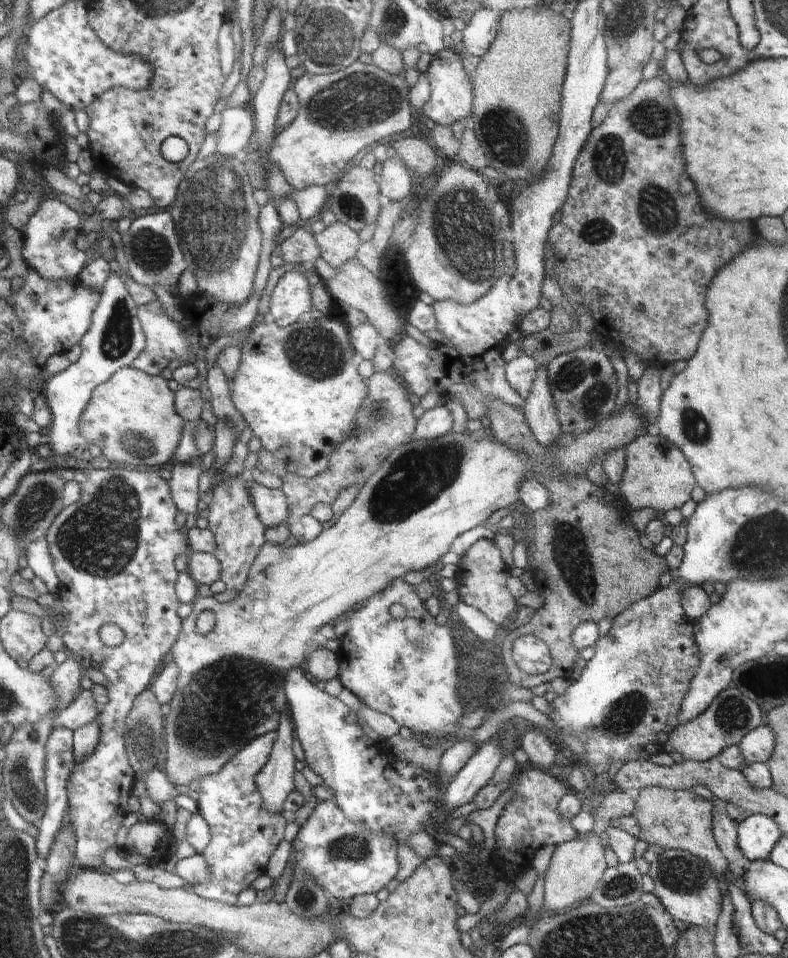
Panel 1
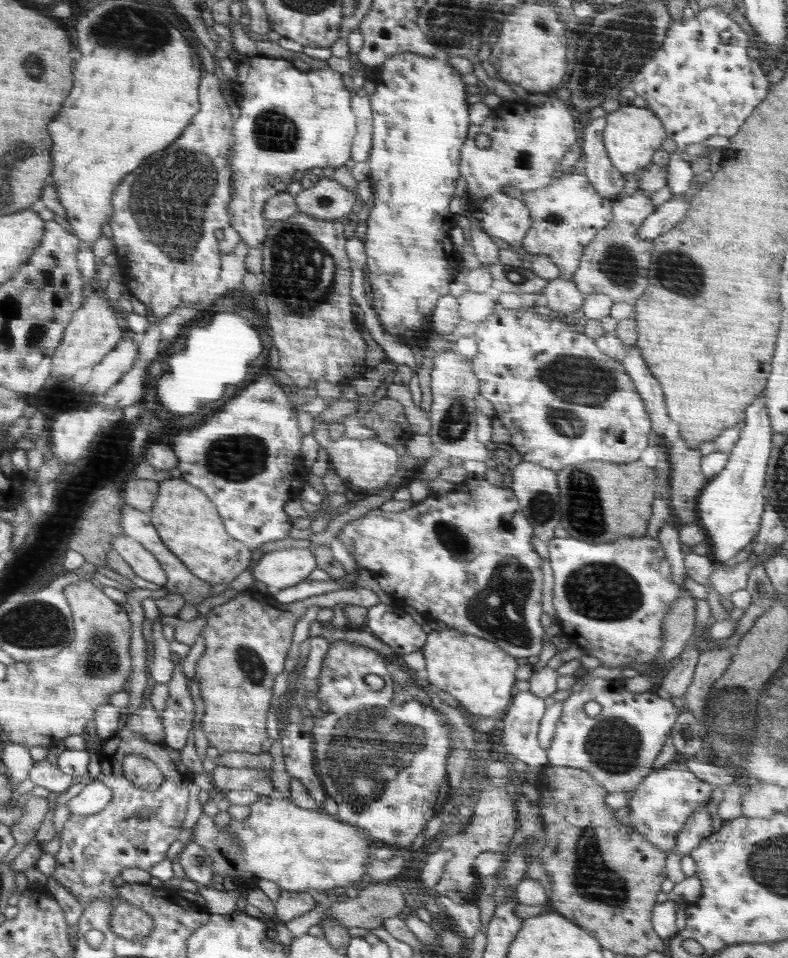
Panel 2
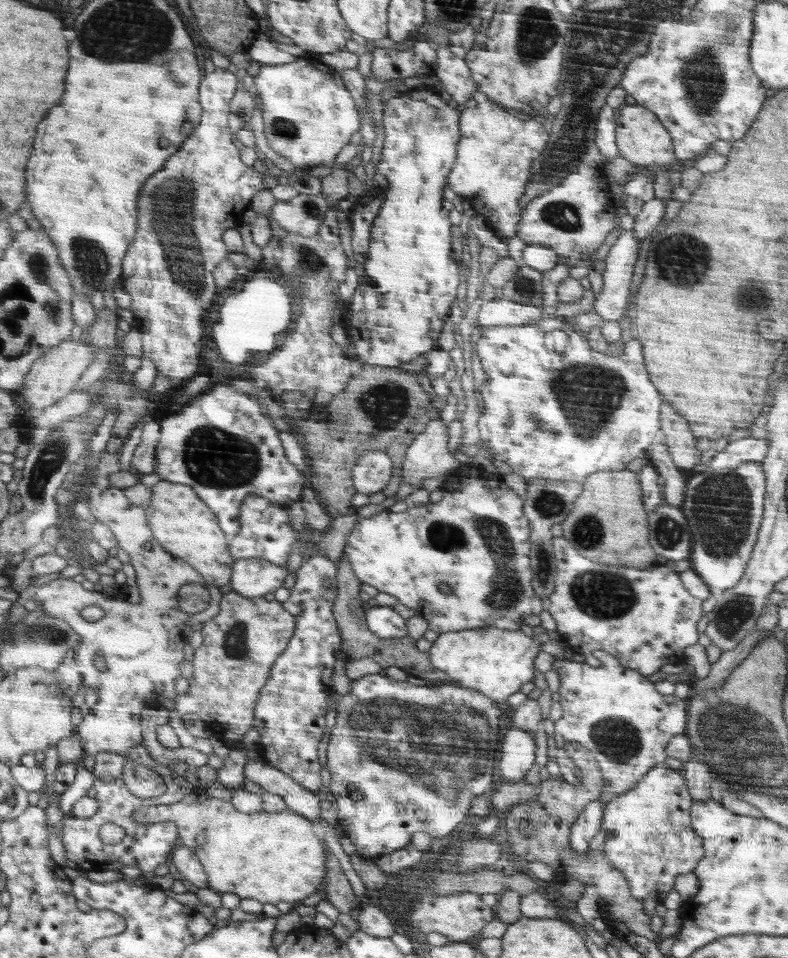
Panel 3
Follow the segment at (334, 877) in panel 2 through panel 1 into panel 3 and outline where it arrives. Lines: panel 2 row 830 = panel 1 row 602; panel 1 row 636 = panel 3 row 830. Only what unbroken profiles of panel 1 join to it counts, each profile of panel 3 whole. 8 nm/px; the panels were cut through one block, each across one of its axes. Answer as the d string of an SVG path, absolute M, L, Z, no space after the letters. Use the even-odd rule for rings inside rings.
M202 790L190 793L188 799L176 804L162 804L136 811L134 820L140 824L160 824L174 822L181 828L181 844L192 848L202 860L210 880L210 888L220 894L234 893L241 900L252 898L262 904L278 904L283 901L295 905L315 894L324 878L324 844L312 832L312 822L296 812L286 811L270 813L259 811L246 815L234 808L232 801L209 796ZM198 833L206 833L207 842L198 846Z

